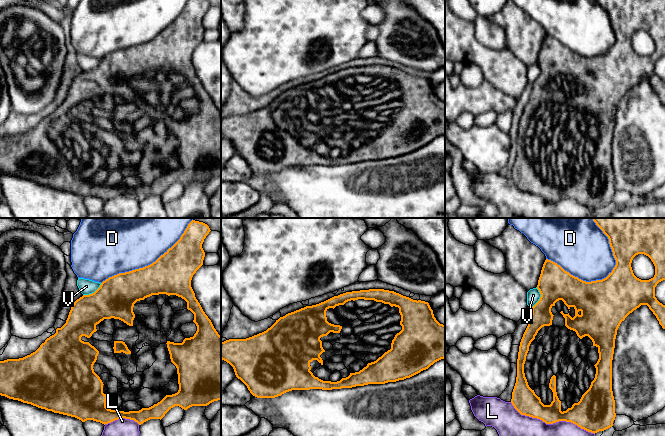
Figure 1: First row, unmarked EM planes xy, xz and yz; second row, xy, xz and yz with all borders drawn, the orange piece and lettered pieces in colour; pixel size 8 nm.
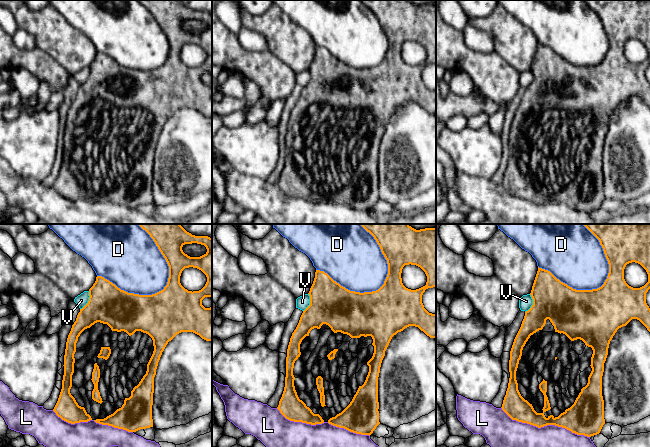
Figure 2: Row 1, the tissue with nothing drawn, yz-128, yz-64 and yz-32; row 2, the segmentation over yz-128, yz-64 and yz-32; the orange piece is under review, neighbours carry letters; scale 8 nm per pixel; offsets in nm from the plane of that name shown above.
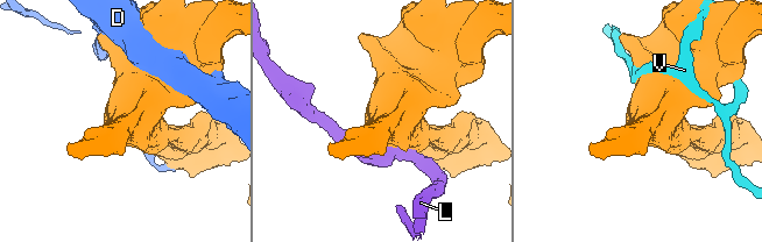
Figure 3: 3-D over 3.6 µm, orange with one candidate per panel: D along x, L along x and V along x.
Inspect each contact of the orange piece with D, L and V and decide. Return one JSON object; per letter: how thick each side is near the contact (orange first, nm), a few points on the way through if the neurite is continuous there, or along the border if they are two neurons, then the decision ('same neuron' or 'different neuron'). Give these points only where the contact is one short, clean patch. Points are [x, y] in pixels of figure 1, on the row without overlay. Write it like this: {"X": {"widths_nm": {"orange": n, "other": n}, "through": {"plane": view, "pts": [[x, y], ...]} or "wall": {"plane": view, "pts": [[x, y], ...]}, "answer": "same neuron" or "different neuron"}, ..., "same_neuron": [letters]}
{"D": {"widths_nm": {"orange": 380, "other": 420}, "answer": "different neuron"}, "L": {"widths_nm": {"orange": 190, "other": 400}, "answer": "different neuron"}, "V": {"widths_nm": {"orange": 320, "other": 120}, "answer": "different neuron"}, "same_neuron": []}

